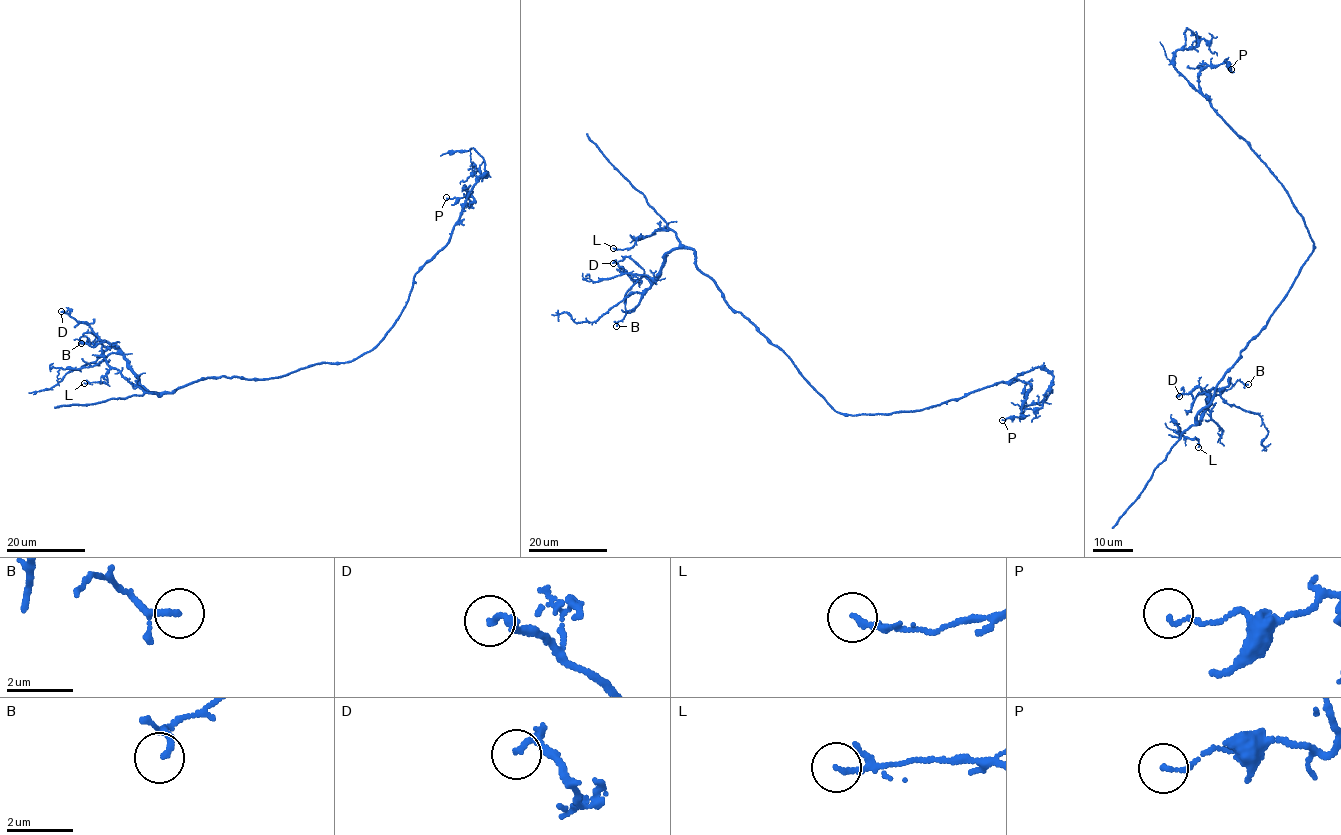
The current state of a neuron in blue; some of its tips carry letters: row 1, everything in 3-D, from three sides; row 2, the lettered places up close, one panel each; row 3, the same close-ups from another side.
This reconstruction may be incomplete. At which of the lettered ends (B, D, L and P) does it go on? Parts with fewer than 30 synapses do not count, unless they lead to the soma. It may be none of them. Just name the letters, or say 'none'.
none

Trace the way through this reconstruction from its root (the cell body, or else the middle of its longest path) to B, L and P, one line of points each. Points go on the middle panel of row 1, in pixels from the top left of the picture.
B: (806, 379), (729, 305), (689, 248), (665, 254), (661, 276), (616, 326)
L: (806, 379), (729, 305), (697, 267), (694, 251), (673, 231), (656, 230), (637, 238), (632, 247), (613, 248)
P: (806, 379), (838, 412), (853, 415), (915, 412), (1002, 382), (1028, 383), (1022, 417), (1002, 420)

